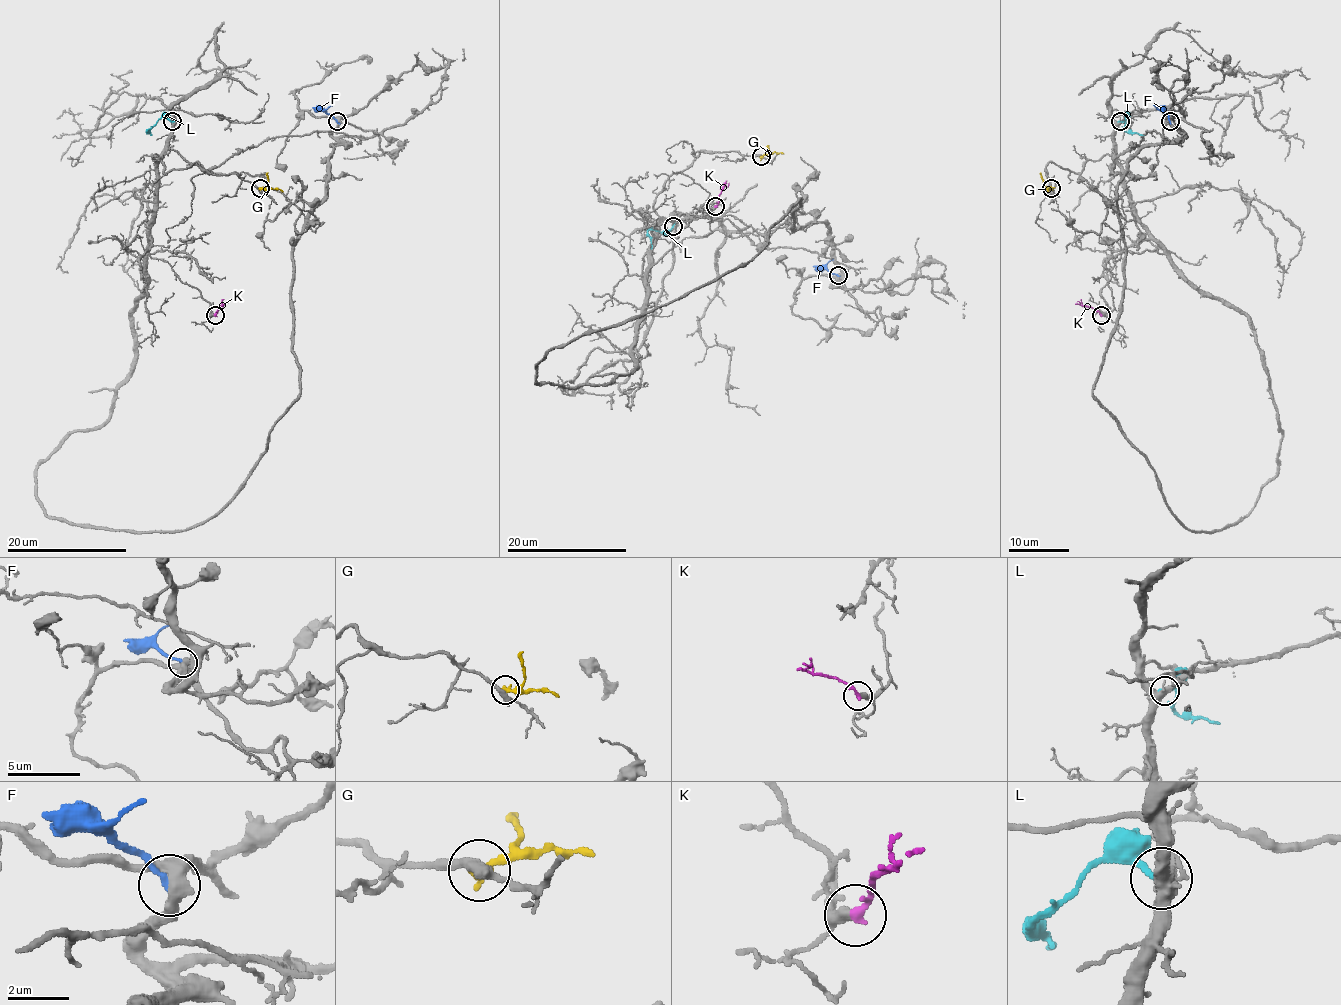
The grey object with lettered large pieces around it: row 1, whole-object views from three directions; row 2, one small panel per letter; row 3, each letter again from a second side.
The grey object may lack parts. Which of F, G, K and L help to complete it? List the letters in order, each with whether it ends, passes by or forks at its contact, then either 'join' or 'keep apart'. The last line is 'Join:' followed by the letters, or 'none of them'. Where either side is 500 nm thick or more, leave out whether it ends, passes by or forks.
F: it ends there; keep apart
G: it ends there; keep apart
K: it ends there; join
L: it ends there; keep apart
Join: K

